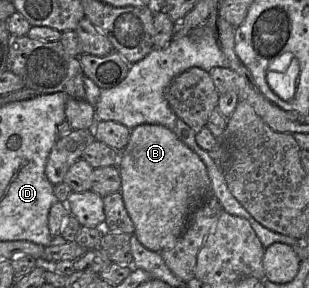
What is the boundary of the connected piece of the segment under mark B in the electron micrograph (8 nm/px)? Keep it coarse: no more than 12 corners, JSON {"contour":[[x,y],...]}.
{"contour":[[163,125],[118,152],[134,234],[173,248],[212,195],[204,162]]}

